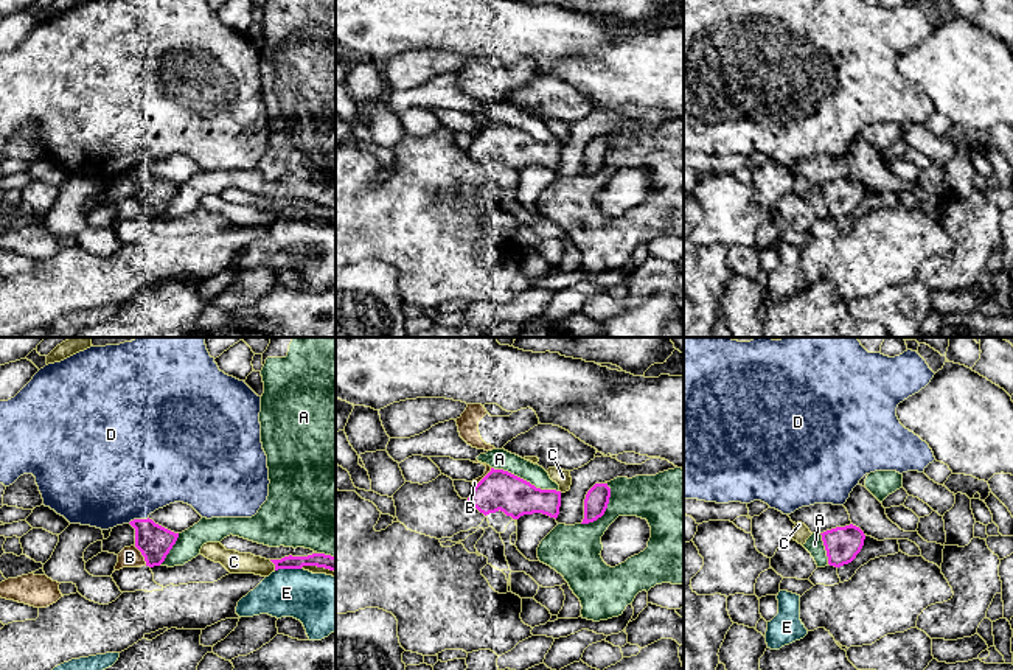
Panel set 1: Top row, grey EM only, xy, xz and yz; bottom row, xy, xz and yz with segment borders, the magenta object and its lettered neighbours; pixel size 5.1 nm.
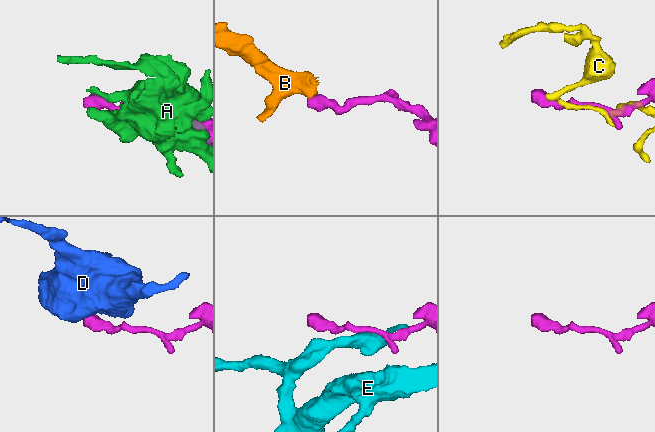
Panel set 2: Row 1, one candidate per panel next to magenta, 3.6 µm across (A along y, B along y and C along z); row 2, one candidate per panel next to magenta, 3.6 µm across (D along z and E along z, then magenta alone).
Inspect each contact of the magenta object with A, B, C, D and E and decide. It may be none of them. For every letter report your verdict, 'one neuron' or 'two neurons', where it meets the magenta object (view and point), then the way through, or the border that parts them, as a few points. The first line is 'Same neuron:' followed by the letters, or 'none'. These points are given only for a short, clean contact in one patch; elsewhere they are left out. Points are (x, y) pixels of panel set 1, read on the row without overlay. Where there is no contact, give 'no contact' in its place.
Same neuron: none
A: two neurons | xz (525, 132)
B: two neurons | xy (142, 205)
C: two neurons | xy (274, 215)
D: two neurons | xy (137, 171)
E: two neurons | xy (288, 219) | along xy (300, 219), (278, 219), (275, 223)

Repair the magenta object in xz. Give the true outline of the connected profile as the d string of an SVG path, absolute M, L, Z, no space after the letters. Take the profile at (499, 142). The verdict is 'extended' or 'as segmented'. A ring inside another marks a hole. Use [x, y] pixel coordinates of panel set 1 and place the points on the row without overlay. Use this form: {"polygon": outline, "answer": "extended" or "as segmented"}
{"polygon": "M491 120L474 137L468 152L485 168L500 162L513 171L533 165L556 171L561 159L561 143L541 141L508 123Z", "answer": "as segmented"}

